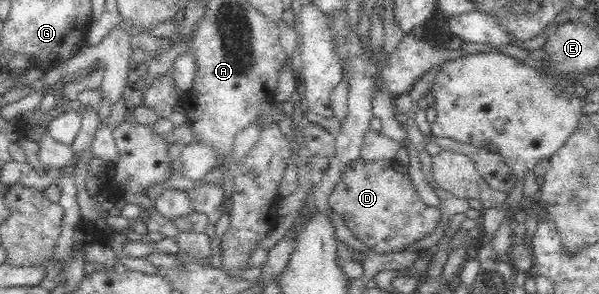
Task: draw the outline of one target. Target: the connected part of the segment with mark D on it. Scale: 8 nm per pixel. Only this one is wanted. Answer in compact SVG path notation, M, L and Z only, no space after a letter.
M355 158L337 178L328 198L328 208L337 213L351 234L377 254L413 250L417 241L429 237L439 226L442 214L419 198L408 173L395 170L393 160L365 162Z

